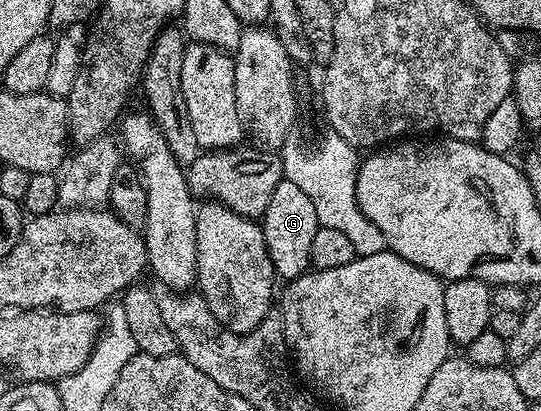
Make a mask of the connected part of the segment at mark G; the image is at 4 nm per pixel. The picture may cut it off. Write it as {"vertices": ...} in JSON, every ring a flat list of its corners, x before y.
{"vertices":[[285,180,276,184,276,192,272,192,272,200,260,219,260,225,264,232,268,256,272,260,272,268,279,279,299,278,311,269,312,240,319,225,316,208,312,208,312,200,308,200,301,188,296,188,296,184]]}

